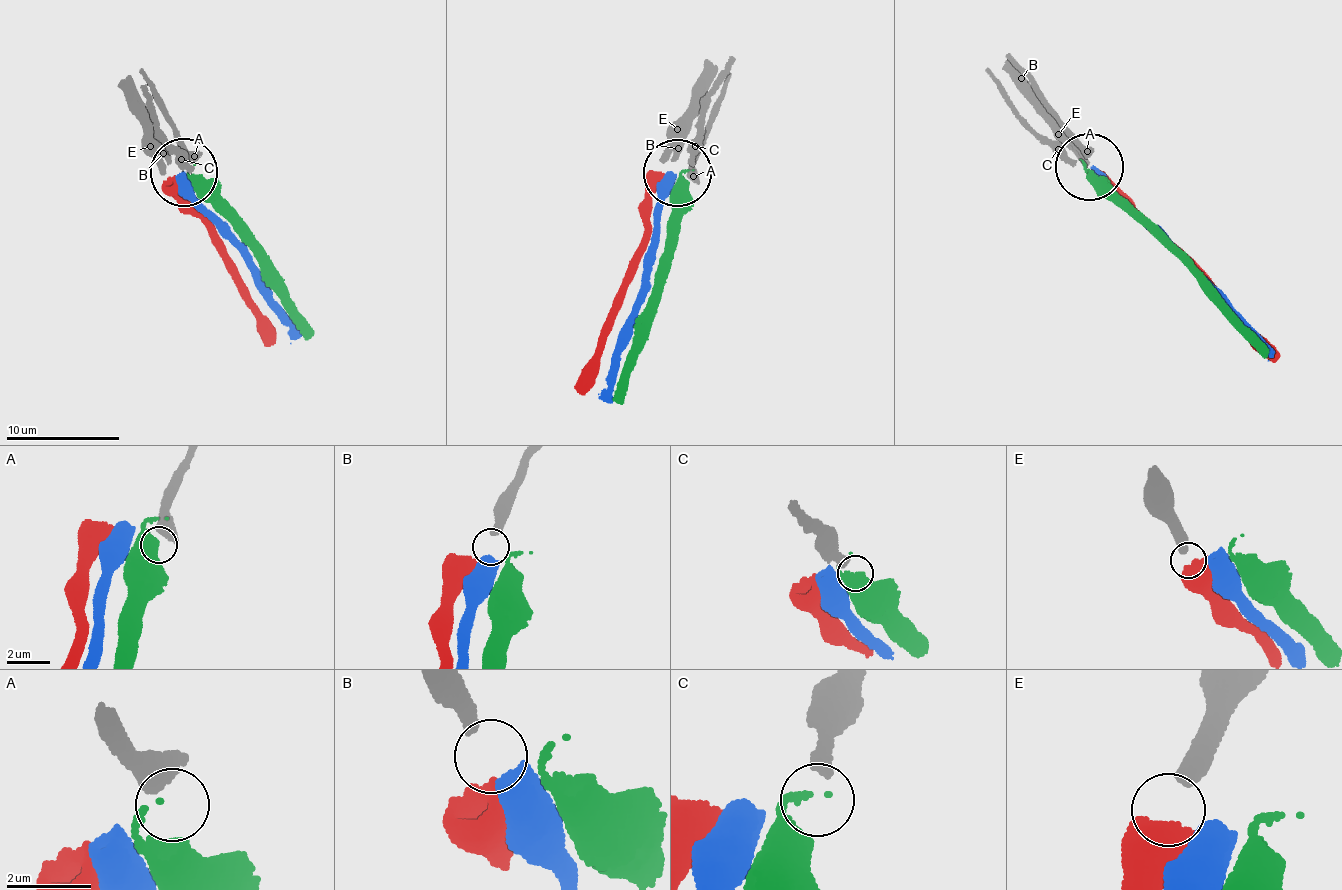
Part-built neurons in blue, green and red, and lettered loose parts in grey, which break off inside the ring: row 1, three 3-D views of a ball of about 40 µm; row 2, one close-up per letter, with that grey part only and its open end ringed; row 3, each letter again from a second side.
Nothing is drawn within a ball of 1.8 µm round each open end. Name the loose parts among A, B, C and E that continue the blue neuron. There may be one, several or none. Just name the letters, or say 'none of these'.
none of these

